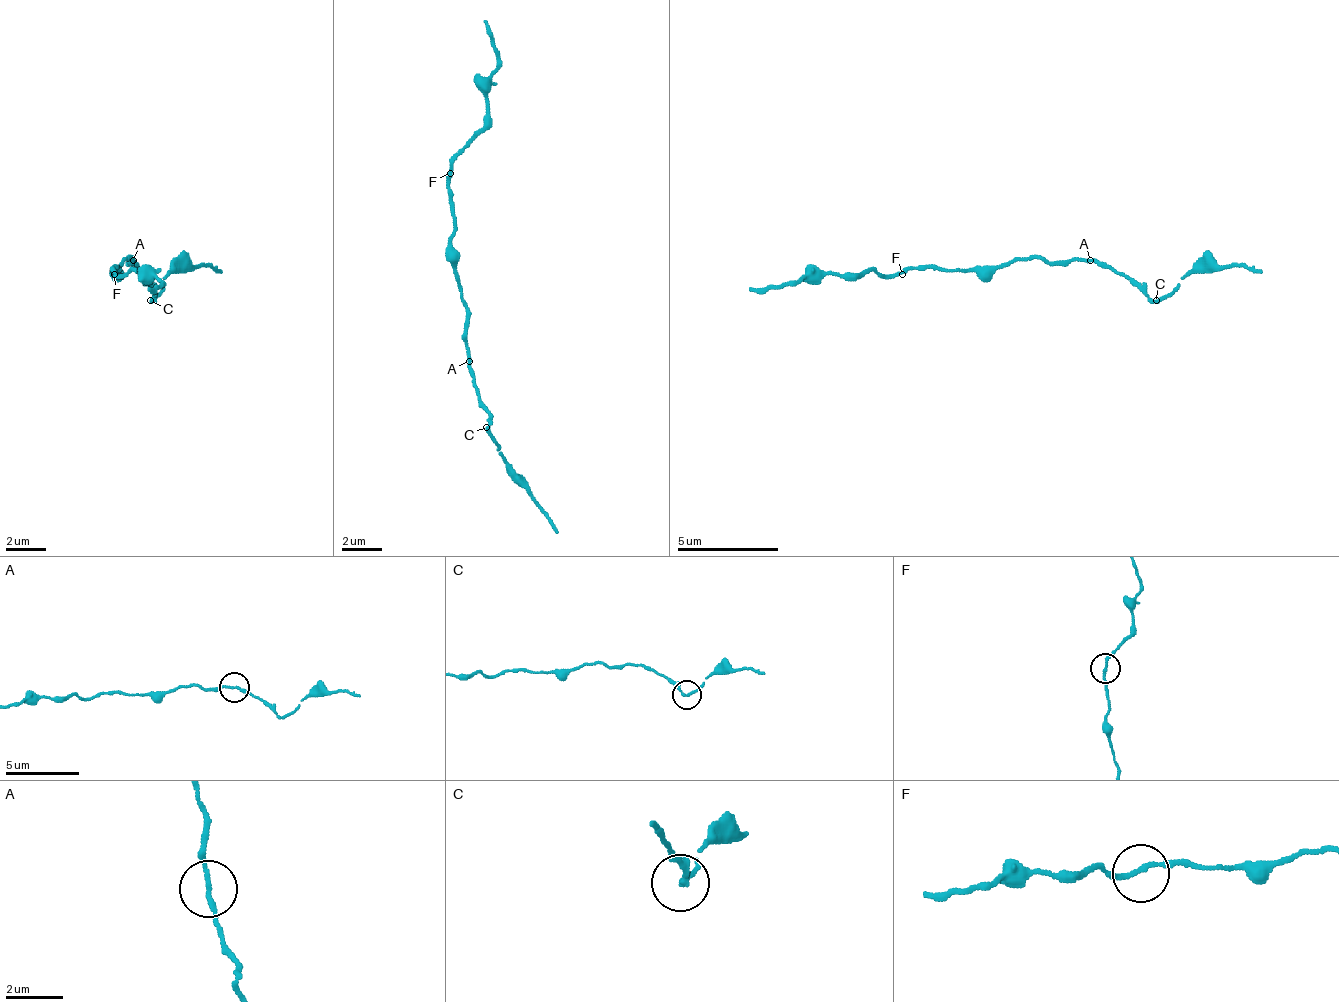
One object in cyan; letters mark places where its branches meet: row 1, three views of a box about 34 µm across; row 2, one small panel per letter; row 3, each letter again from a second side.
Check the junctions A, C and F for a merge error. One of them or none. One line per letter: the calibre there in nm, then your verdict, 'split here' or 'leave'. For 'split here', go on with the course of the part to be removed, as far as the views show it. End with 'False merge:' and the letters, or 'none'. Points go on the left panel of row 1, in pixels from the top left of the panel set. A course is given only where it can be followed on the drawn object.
A: 150 nm | leave
C: 150 nm | leave
F: 160 nm | leave
False merge: none

